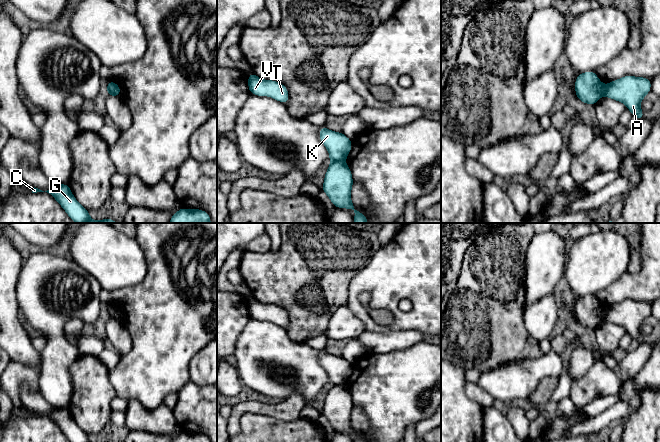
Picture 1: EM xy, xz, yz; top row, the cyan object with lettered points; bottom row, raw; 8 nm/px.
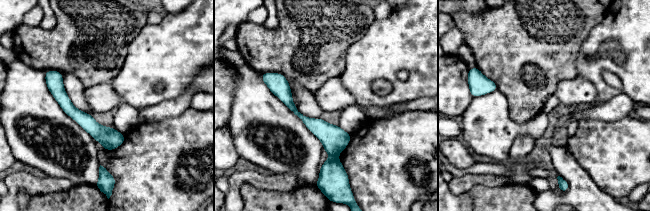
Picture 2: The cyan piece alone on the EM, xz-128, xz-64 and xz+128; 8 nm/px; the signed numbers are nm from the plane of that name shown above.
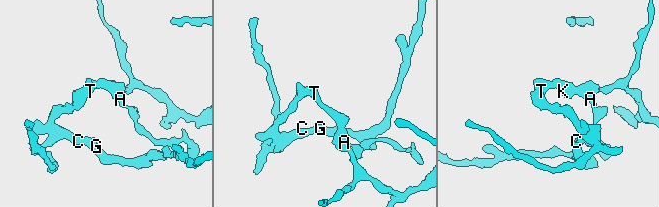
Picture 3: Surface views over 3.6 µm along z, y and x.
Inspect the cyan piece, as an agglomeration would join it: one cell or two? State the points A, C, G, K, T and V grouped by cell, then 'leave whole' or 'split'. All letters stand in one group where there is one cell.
A / C G K T V | split

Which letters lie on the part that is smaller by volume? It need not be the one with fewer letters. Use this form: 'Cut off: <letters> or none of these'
Cut off: C, G, K, T, V

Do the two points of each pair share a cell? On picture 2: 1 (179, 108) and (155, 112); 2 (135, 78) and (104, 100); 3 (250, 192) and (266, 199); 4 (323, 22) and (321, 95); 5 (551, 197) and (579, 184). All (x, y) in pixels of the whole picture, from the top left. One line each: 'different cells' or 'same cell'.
1: same cell
2: different cells
3: same cell
4: different cells
5: same cell

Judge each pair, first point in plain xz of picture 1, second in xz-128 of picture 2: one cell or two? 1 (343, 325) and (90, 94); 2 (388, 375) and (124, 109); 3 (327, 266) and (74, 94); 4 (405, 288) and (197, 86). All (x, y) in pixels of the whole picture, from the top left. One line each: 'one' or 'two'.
1: one
2: two
3: two
4: two

